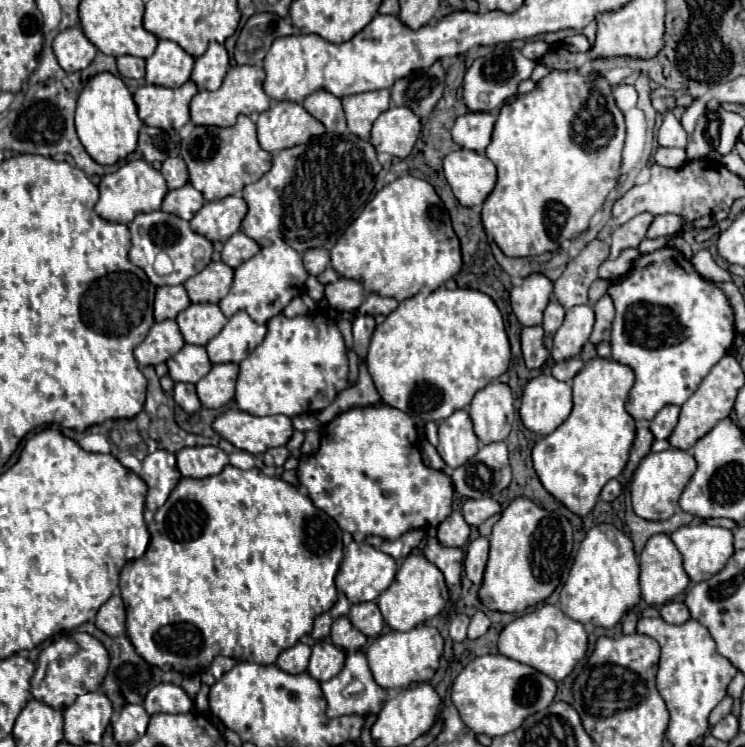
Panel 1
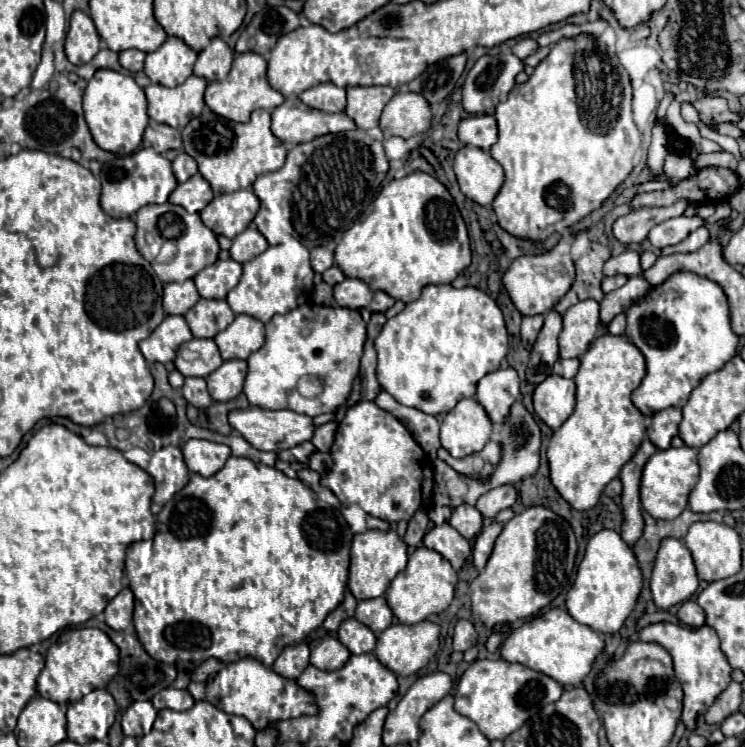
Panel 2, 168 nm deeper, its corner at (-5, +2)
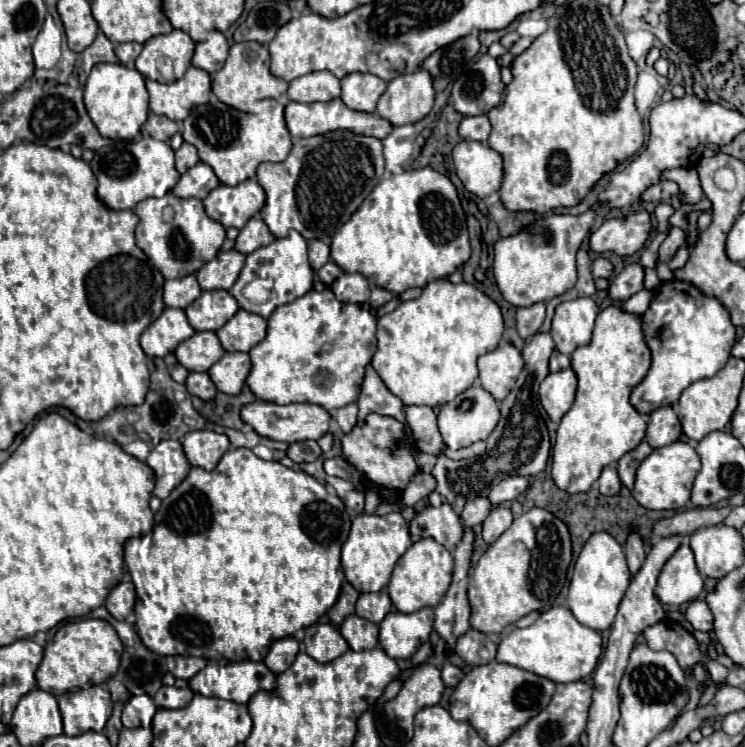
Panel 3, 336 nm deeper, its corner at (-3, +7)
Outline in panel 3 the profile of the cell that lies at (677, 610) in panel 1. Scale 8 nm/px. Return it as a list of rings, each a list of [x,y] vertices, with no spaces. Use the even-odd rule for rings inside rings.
[[[702,599],[690,601],[690,605],[686,609],[686,619],[690,621],[690,625],[694,629],[700,629],[700,631],[710,631],[712,629],[712,621],[714,621],[710,607]]]

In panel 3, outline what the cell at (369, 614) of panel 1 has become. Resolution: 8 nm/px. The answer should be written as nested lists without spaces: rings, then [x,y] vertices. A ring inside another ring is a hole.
[[[386,591],[362,593],[356,603],[356,615],[372,623],[380,623],[390,613],[390,609],[392,609],[392,603]]]

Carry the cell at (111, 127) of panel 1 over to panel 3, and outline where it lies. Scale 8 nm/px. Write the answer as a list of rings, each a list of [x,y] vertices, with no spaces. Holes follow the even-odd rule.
[[[116,63],[94,65],[84,85],[84,103],[98,133],[106,139],[134,139],[148,117],[148,91],[144,77],[136,69],[128,69]]]

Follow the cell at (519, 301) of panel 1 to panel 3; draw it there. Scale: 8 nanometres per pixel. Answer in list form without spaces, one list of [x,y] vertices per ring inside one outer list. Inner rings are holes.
[[[594,209],[576,217],[550,213],[538,217],[518,235],[500,239],[494,247],[494,277],[502,297],[514,307],[530,307],[538,301],[546,303],[566,293],[566,289],[572,289],[576,281],[576,251],[590,233],[594,219]]]

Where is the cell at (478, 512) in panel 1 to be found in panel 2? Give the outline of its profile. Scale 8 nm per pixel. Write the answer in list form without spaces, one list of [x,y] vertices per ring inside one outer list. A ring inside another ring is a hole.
[[[506,484],[506,486],[498,486],[498,488],[490,490],[488,494],[484,494],[484,496],[478,500],[476,508],[480,510],[480,514],[482,514],[484,518],[494,518],[500,510],[510,508],[510,506],[516,502],[516,498],[518,498],[516,486]]]

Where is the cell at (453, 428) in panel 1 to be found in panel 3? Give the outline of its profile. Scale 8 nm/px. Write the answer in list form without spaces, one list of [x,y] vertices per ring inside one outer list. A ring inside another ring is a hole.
[[[470,387],[464,393],[460,393],[454,401],[446,403],[440,409],[438,427],[440,427],[444,443],[450,449],[460,449],[460,447],[472,445],[476,441],[488,439],[488,435],[494,431],[498,419],[500,419],[500,409],[498,409],[498,403],[494,401],[494,397],[488,391],[484,391],[482,387]]]

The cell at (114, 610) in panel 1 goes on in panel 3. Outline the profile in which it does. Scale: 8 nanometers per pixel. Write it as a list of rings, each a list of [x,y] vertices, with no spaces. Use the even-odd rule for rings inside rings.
[[[122,581],[120,585],[116,585],[110,595],[106,597],[106,609],[108,613],[118,619],[118,621],[124,621],[126,615],[132,613],[134,609],[134,603],[136,603],[136,593],[134,593],[134,585],[132,581]]]

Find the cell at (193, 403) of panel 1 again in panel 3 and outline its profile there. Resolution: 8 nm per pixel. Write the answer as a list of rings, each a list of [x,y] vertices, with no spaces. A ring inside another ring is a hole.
[[[190,373],[186,379],[186,389],[190,395],[210,401],[216,395],[216,385],[208,377],[208,373]]]

